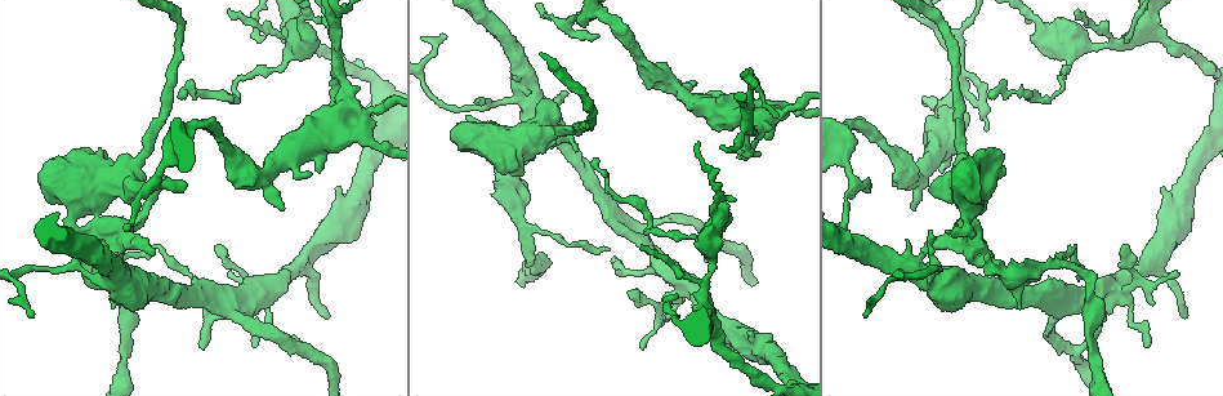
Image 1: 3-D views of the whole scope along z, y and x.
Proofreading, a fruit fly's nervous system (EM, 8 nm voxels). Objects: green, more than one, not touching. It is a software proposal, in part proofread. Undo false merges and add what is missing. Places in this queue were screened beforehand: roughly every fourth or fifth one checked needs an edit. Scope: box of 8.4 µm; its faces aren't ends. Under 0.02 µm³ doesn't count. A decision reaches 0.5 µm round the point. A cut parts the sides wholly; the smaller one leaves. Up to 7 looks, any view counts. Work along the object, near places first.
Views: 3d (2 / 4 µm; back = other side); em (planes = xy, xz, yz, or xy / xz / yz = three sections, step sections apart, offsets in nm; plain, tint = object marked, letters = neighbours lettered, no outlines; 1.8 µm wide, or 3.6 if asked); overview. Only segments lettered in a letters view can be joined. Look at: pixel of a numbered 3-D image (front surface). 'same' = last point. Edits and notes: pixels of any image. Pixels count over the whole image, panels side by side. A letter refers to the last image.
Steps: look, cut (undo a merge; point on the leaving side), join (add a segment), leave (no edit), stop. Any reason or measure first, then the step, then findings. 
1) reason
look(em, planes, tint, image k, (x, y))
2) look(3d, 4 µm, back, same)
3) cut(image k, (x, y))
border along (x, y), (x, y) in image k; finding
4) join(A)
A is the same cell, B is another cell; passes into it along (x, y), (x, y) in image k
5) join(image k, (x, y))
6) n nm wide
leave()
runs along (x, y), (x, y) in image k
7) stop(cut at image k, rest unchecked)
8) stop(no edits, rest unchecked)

thick turns thin
look(3d, 4 µm, image 1, (237, 299))

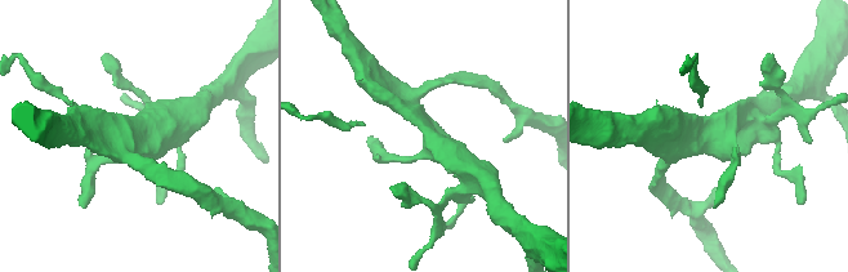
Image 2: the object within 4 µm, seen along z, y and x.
look(em, 3.6 µm, planes, letters, image 2, (140, 130))

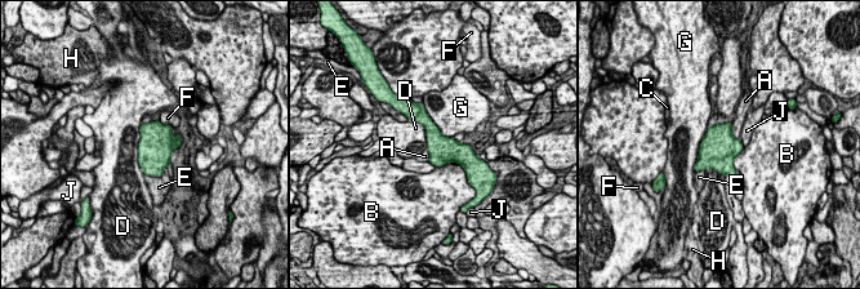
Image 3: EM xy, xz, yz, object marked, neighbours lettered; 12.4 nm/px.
leave()
A, B, C, D, E, F, G, H and J are other cells; runs along (411, 116), (450, 150), (469, 152) in image 3; all the same cell

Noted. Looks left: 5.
an open end
look(3d, 4 µm, image 1, (320, 170))

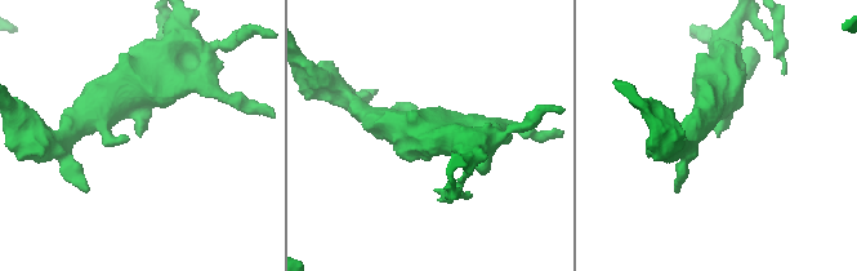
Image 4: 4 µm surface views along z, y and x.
look(em, planes, letters, image 4, (718, 133))

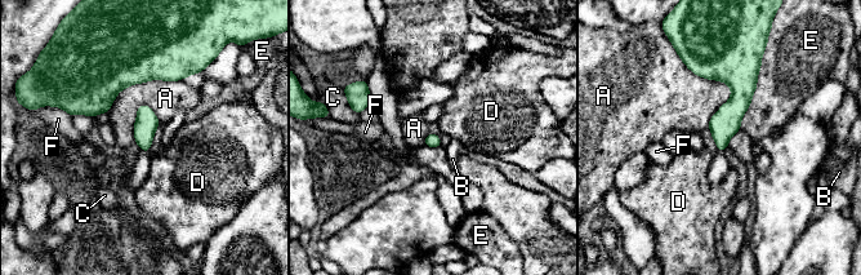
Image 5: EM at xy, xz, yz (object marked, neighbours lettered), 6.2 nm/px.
leave()
A, B, C, D, E and F are other cells; no lettered segment goes on from it

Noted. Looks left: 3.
an open end
look(3d, 2 µm, image 1, (1020, 308))

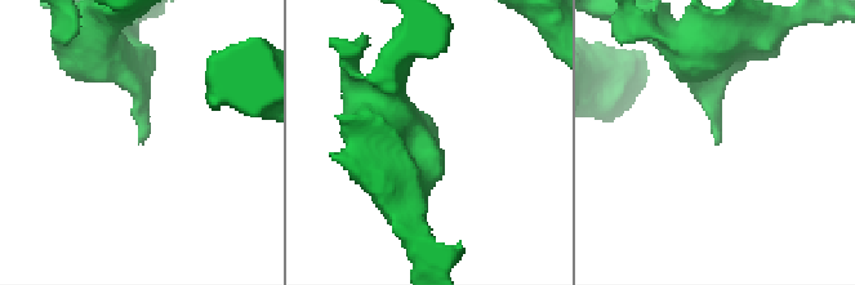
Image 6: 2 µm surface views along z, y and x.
shape alone is not enough
look(em, xy, step 16, tint, image 6, (140, 139))

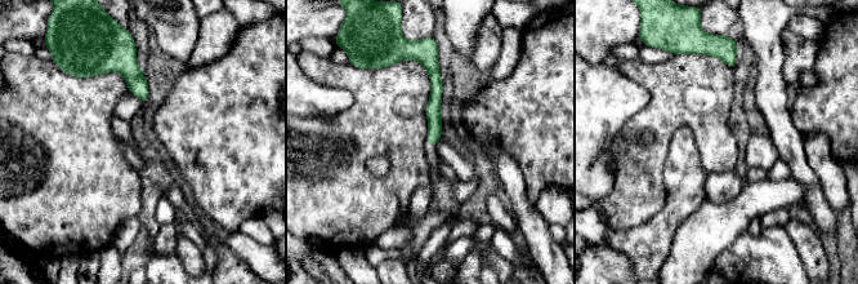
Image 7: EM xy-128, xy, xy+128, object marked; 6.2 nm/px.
look(em, xy, step 16, letters, same)

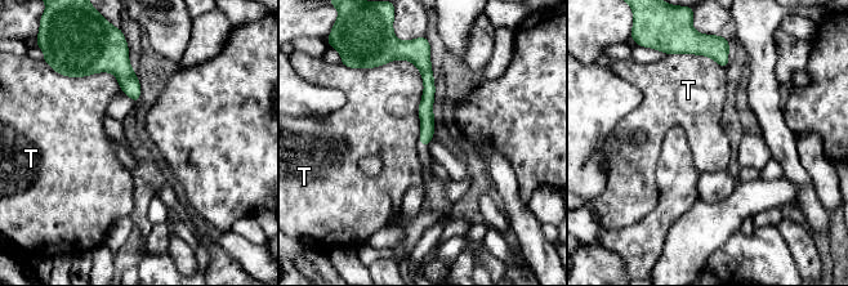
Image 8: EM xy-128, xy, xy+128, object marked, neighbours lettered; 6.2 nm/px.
leave()
T is another cell; runs along (427, 65), (428, 98), (424, 142) in image 8; no lettered segment goes on from it

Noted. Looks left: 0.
stop(no edits, rest unchecked)

